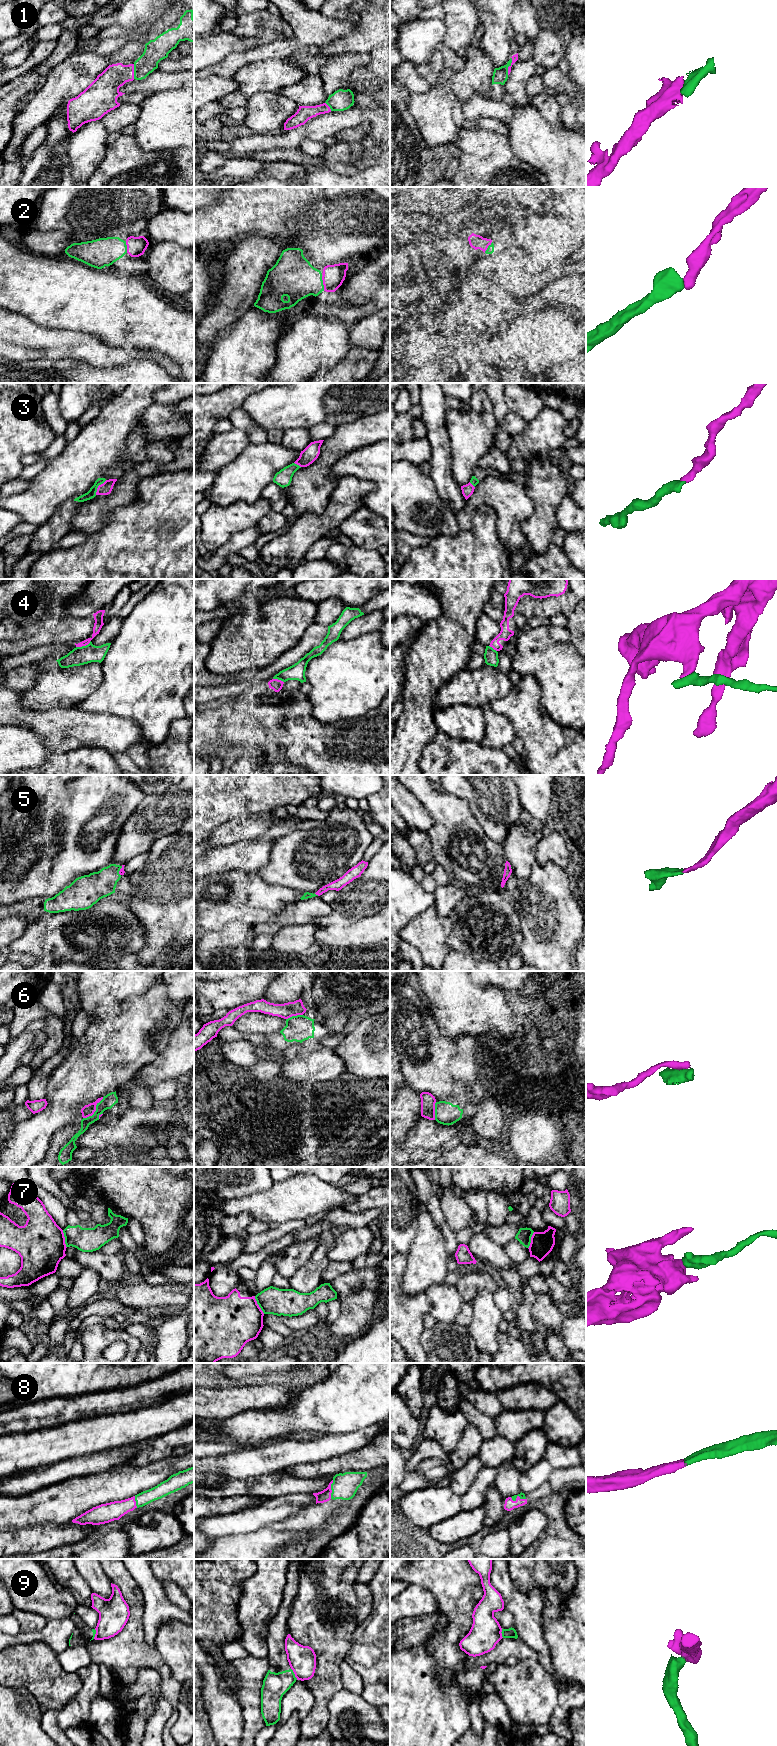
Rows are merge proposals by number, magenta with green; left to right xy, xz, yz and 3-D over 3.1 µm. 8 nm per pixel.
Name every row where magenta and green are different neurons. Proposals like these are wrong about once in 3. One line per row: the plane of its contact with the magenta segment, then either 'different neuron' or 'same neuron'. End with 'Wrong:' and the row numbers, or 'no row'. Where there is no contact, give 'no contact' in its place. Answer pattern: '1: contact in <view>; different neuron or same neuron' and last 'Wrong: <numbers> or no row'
1: contact in yz; same neuron
2: contact in xz; same neuron
3: contact in xy; same neuron
4: contact in xy; different neuron
5: contact in xz; same neuron
6: contact in xy; different neuron
7: contact in xz; different neuron
8: contact in yz; same neuron
9: contact in xz; different neuron
Wrong: 4, 6, 7, 9

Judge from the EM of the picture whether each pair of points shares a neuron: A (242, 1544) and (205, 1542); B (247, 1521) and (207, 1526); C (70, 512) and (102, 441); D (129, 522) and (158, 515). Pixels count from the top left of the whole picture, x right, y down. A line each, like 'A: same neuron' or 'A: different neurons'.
A: different neurons
B: same neuron
C: different neurons
D: same neuron

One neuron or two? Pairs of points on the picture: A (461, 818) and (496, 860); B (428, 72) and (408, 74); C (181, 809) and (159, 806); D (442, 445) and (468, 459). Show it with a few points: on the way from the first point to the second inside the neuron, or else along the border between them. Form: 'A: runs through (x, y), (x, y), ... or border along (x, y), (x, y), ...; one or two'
A: runs through (461, 829), (485, 853); one
B: border along (414, 66), (416, 71), (431, 85); two
C: runs through (176, 809), (164, 809); one
D: border along (445, 427), (450, 450), (451, 471), (453, 473); two

